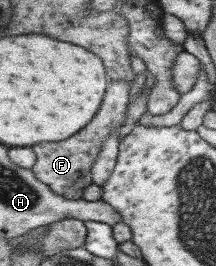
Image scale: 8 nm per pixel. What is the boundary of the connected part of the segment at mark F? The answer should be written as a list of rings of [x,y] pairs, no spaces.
[[[108,79],[101,105],[96,115],[93,115],[93,119],[85,125],[85,129],[77,131],[77,135],[71,135],[65,141],[41,143],[41,145],[30,147],[36,157],[31,170],[37,181],[41,181],[53,193],[62,195],[65,199],[77,200],[82,197],[83,190],[92,183],[91,164],[99,152],[101,140],[107,138],[107,134],[113,128],[119,128],[125,120],[127,103],[125,89],[125,80]]]

